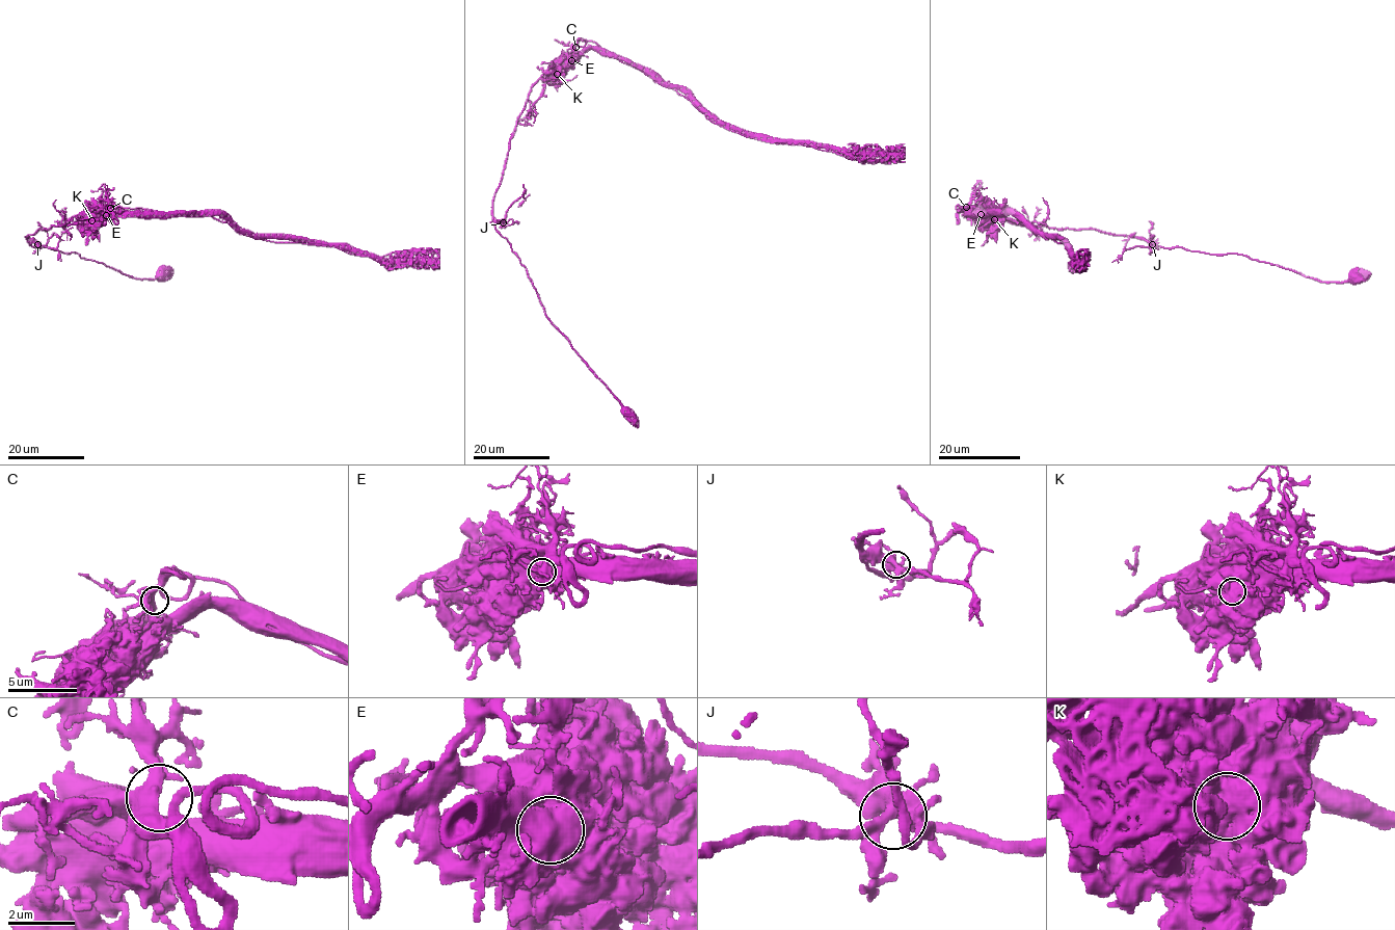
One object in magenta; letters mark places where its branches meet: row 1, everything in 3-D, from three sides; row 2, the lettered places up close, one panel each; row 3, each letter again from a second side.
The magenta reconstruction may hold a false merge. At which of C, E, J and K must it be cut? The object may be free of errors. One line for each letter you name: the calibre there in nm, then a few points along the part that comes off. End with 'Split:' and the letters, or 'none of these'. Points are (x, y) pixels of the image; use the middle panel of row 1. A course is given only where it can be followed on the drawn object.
E: Thickness 1250 nm. Course of the part to remove: (571, 60), (563, 57), (555, 61), (531, 88), (492, 202), (493, 223), (526, 268), (547, 319), (638, 428)
Split: E

